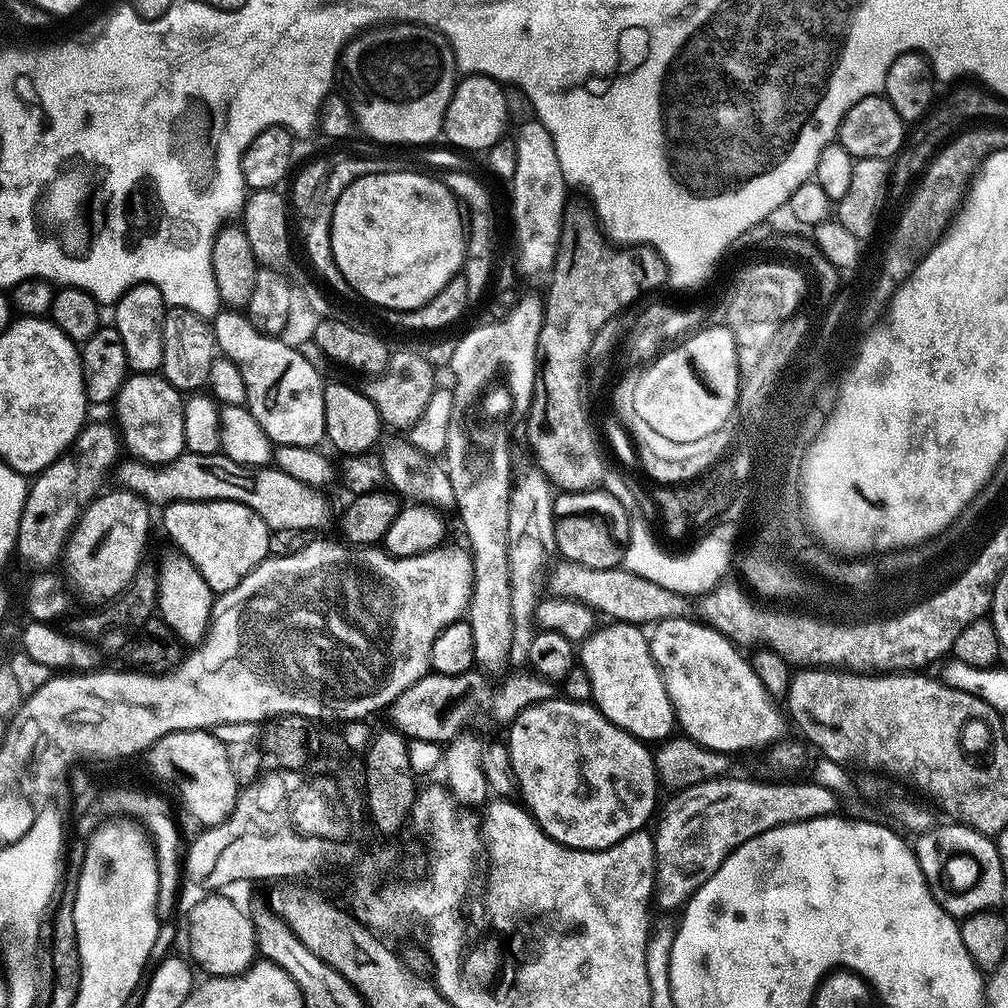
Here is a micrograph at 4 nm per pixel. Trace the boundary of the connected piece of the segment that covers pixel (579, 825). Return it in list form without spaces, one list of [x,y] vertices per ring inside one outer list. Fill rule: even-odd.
[[[555,698],[542,701],[540,704],[532,704],[528,708],[521,710],[511,720],[511,723],[507,725],[506,730],[508,730],[508,740],[506,739],[508,757],[510,758],[510,766],[512,767],[512,775],[516,777],[516,786],[519,795],[524,795],[524,800],[522,799],[523,807],[531,812],[532,817],[536,820],[536,825],[549,838],[556,840],[560,844],[565,844],[567,848],[580,848],[583,852],[593,852],[599,848],[614,846],[622,838],[641,831],[647,825],[644,823],[651,818],[652,811],[656,808],[656,788],[658,789],[653,749],[645,741],[636,739],[635,736],[632,736],[626,730],[622,730],[614,722],[607,720],[600,713],[595,703],[579,704],[573,700]]]

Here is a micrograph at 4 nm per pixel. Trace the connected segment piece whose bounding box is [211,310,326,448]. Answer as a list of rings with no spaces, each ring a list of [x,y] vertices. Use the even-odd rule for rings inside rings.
[[[221,310],[211,321],[212,333],[216,339],[219,355],[232,360],[238,370],[242,370],[242,382],[248,387],[246,407],[248,413],[262,426],[262,430],[273,445],[316,448],[325,443],[324,435],[324,386],[325,377],[306,358],[302,358],[298,348],[291,348],[282,339],[266,336],[250,323],[247,315],[240,310]]]

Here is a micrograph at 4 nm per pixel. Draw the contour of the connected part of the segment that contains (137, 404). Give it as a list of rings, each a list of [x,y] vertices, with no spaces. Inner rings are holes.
[[[132,374],[116,395],[114,409],[118,436],[137,460],[148,464],[168,464],[185,452],[182,414],[185,397],[160,374]]]

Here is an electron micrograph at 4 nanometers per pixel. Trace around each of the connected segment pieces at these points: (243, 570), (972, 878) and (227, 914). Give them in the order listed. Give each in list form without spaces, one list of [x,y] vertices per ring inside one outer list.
[[[191,500],[163,505],[164,532],[175,547],[194,562],[213,594],[234,590],[250,570],[267,560],[270,530],[250,506],[229,500]]]
[[[937,823],[928,831],[919,833],[914,840],[918,866],[926,878],[928,889],[942,910],[957,918],[995,909],[996,903],[1004,896],[1006,880],[995,839],[983,836],[966,824],[947,823]]]
[[[228,894],[201,895],[204,897],[188,912],[187,955],[197,965],[200,963],[208,976],[236,976],[249,968],[258,956],[251,915],[224,895]]]

